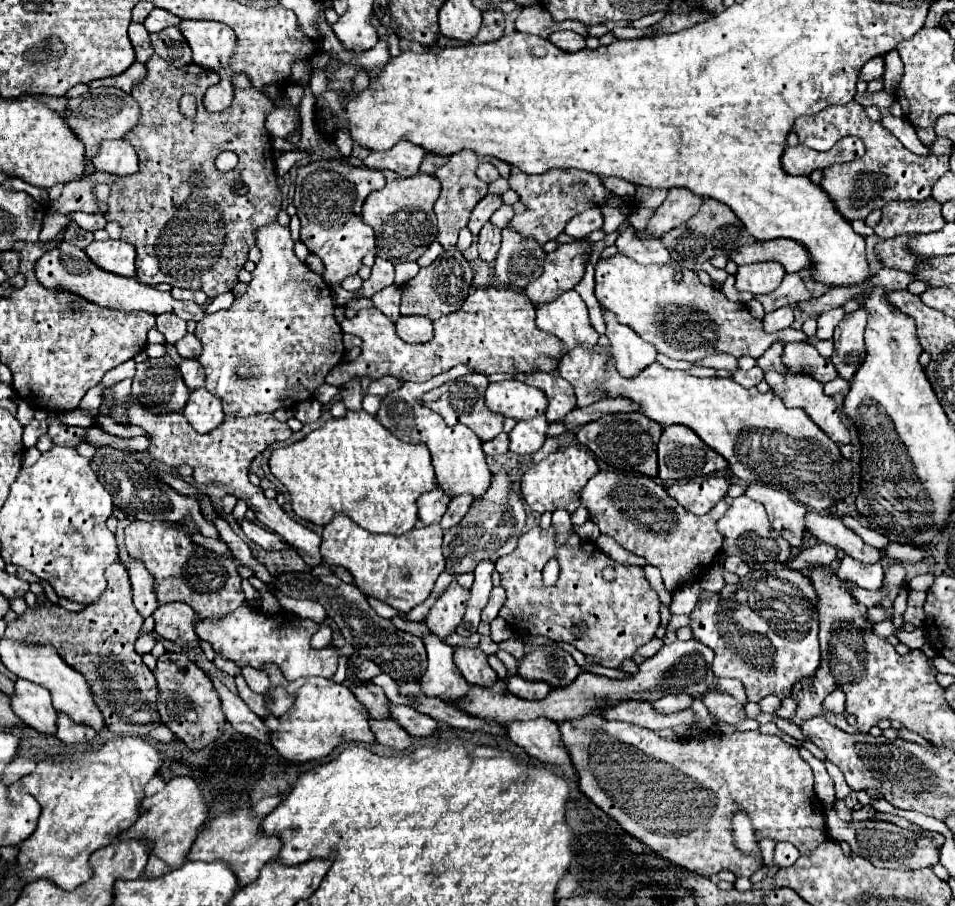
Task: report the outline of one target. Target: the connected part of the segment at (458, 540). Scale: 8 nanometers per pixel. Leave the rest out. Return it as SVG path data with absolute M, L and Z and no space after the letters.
M499 472L493 476L491 488L487 490L487 496L483 496L483 502L475 504L475 510L469 510L469 514L457 526L453 526L449 534L445 534L443 538L445 570L459 576L465 572L473 572L475 566L483 560L495 564L501 556L515 550L523 526L525 526L523 502L519 494L513 492L509 476L505 472Z

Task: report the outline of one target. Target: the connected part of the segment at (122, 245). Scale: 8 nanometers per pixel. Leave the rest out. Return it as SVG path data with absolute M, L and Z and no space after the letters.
M105 240L105 242L91 242L85 248L85 254L107 272L117 276L135 278L135 248L123 240Z

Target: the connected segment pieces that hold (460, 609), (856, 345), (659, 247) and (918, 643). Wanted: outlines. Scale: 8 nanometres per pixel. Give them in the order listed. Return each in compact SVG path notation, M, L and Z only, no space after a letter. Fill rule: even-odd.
M453 582L435 602L435 606L431 608L425 624L429 626L429 630L439 636L441 640L447 638L449 634L453 634L457 630L457 626L463 620L465 608L467 608L467 600L469 600L469 592L465 588L461 588L457 582Z
M855 310L853 314L847 314L835 328L835 350L833 350L833 364L837 370L837 376L843 380L851 380L857 372L859 364L865 360L865 342L863 332L867 324L867 312Z
M631 224L621 226L616 247L619 253L643 265L671 262L671 254L659 238L641 238Z
M917 627L912 632L900 631L897 633L899 641L907 645L911 650L921 649L926 643L926 635L924 627Z

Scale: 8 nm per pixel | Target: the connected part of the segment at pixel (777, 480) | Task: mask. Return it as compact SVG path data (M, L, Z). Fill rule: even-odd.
M577 346L575 350L567 352L559 360L557 368L559 376L563 376L573 388L577 396L577 408L589 406L603 398L619 398L625 396L633 402L641 404L641 412L649 416L651 420L659 422L663 428L673 424L689 426L711 450L721 454L733 474L745 482L763 482L771 486L783 486L787 492L791 492L801 504L811 508L813 512L823 512L835 506L837 502L845 500L851 494L851 478L853 478L853 466L851 462L841 456L839 446L825 436L821 428L801 410L801 408L785 408L783 402L773 394L761 394L757 388L743 388L733 378L695 378L687 374L685 370L667 370L659 366L657 362L647 366L647 370L635 380L627 380L615 372L615 362L611 360L611 350L601 350L599 346L593 346L591 350Z

